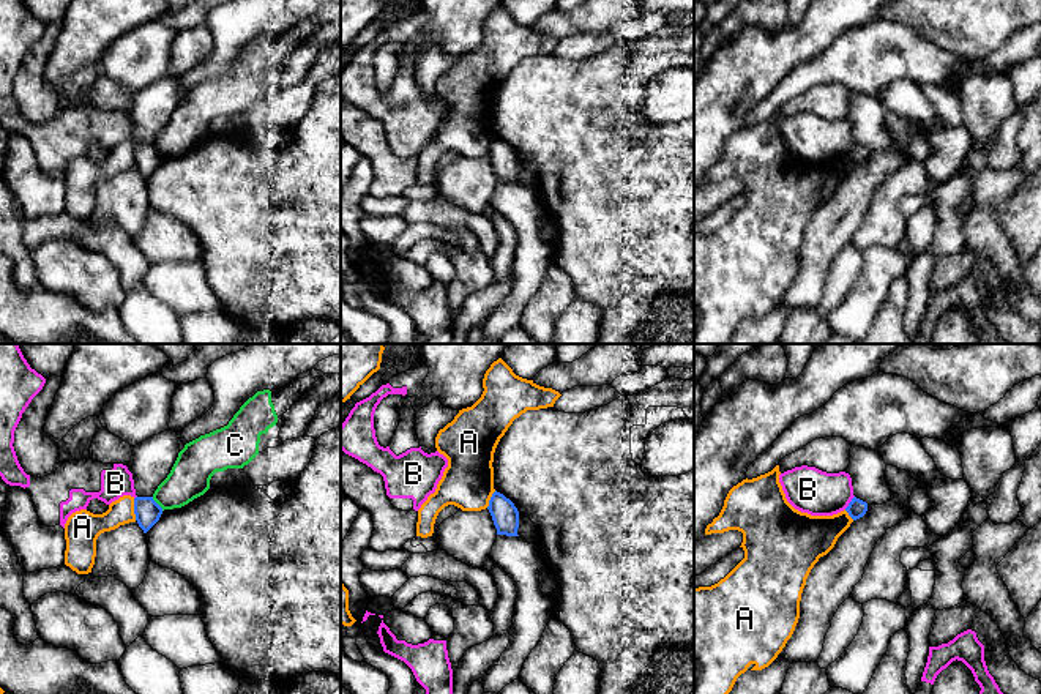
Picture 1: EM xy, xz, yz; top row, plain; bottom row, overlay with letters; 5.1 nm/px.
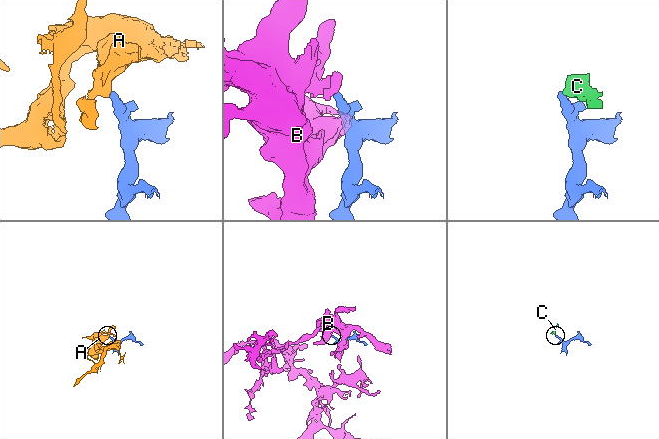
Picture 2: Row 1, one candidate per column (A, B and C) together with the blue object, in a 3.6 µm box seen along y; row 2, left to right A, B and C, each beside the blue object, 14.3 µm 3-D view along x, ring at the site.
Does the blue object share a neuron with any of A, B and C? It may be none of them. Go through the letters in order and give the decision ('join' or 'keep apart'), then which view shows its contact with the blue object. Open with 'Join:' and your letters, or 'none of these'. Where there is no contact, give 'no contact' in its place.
Join: none of these
A: keep apart; contact in xy
B: keep apart; contact in yz
C: keep apart; contact in xy

